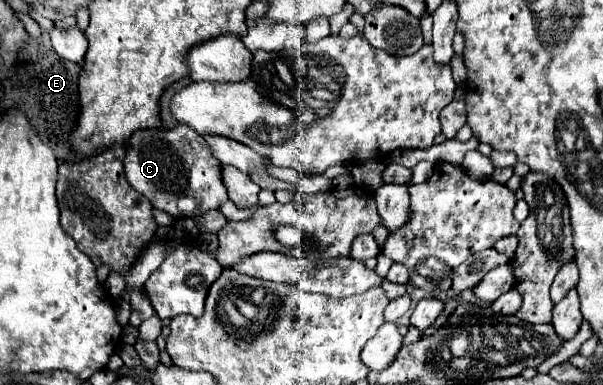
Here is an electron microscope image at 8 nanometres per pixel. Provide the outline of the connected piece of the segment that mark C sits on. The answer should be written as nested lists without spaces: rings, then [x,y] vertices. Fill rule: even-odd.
[[[179,124],[175,128],[137,130],[129,138],[123,164],[129,184],[157,210],[175,218],[193,218],[229,200],[221,178],[221,162],[213,158],[205,138],[191,126]]]

